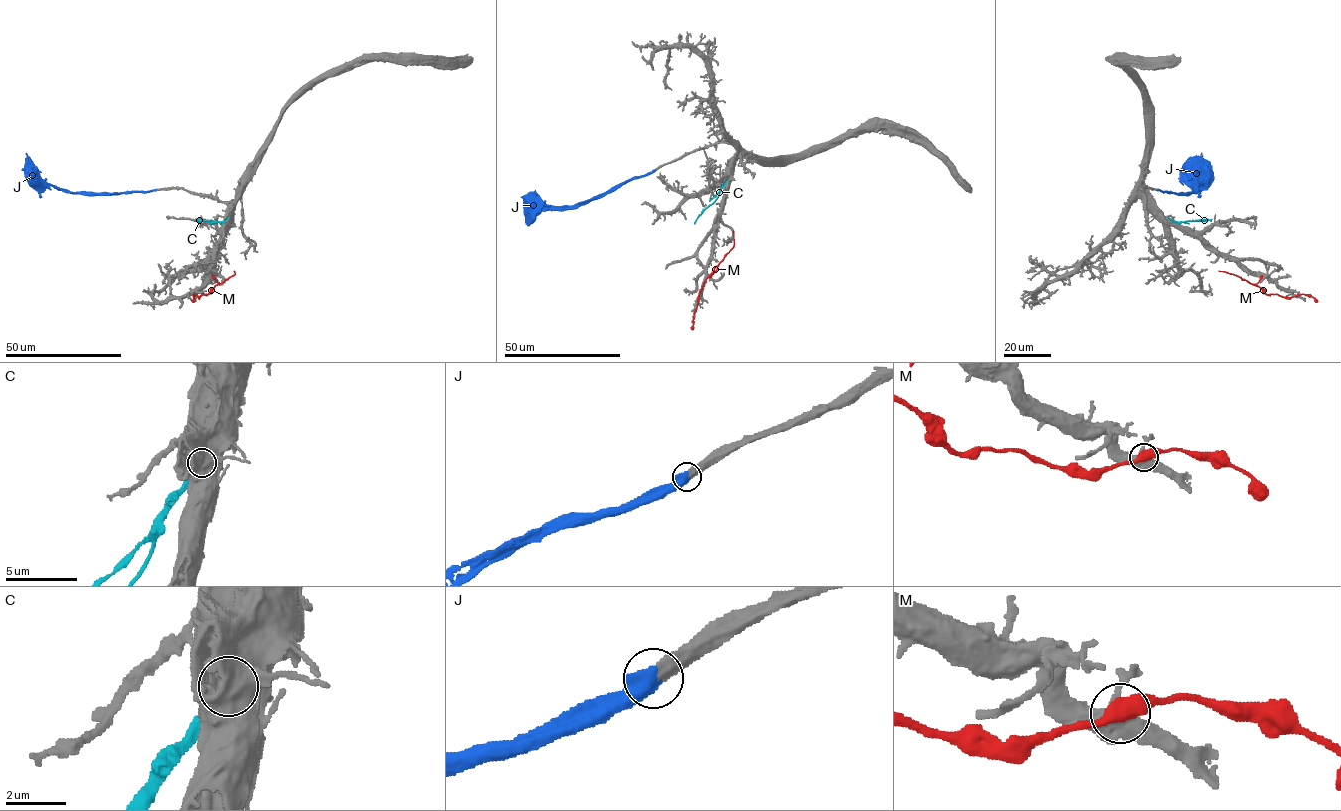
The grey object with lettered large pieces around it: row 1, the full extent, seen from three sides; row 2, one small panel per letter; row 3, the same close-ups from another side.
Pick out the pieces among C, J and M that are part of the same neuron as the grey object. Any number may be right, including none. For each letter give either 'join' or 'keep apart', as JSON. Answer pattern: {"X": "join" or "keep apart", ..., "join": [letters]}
{"C": "keep apart", "J": "join", "M": "keep apart", "join": ["J"]}

